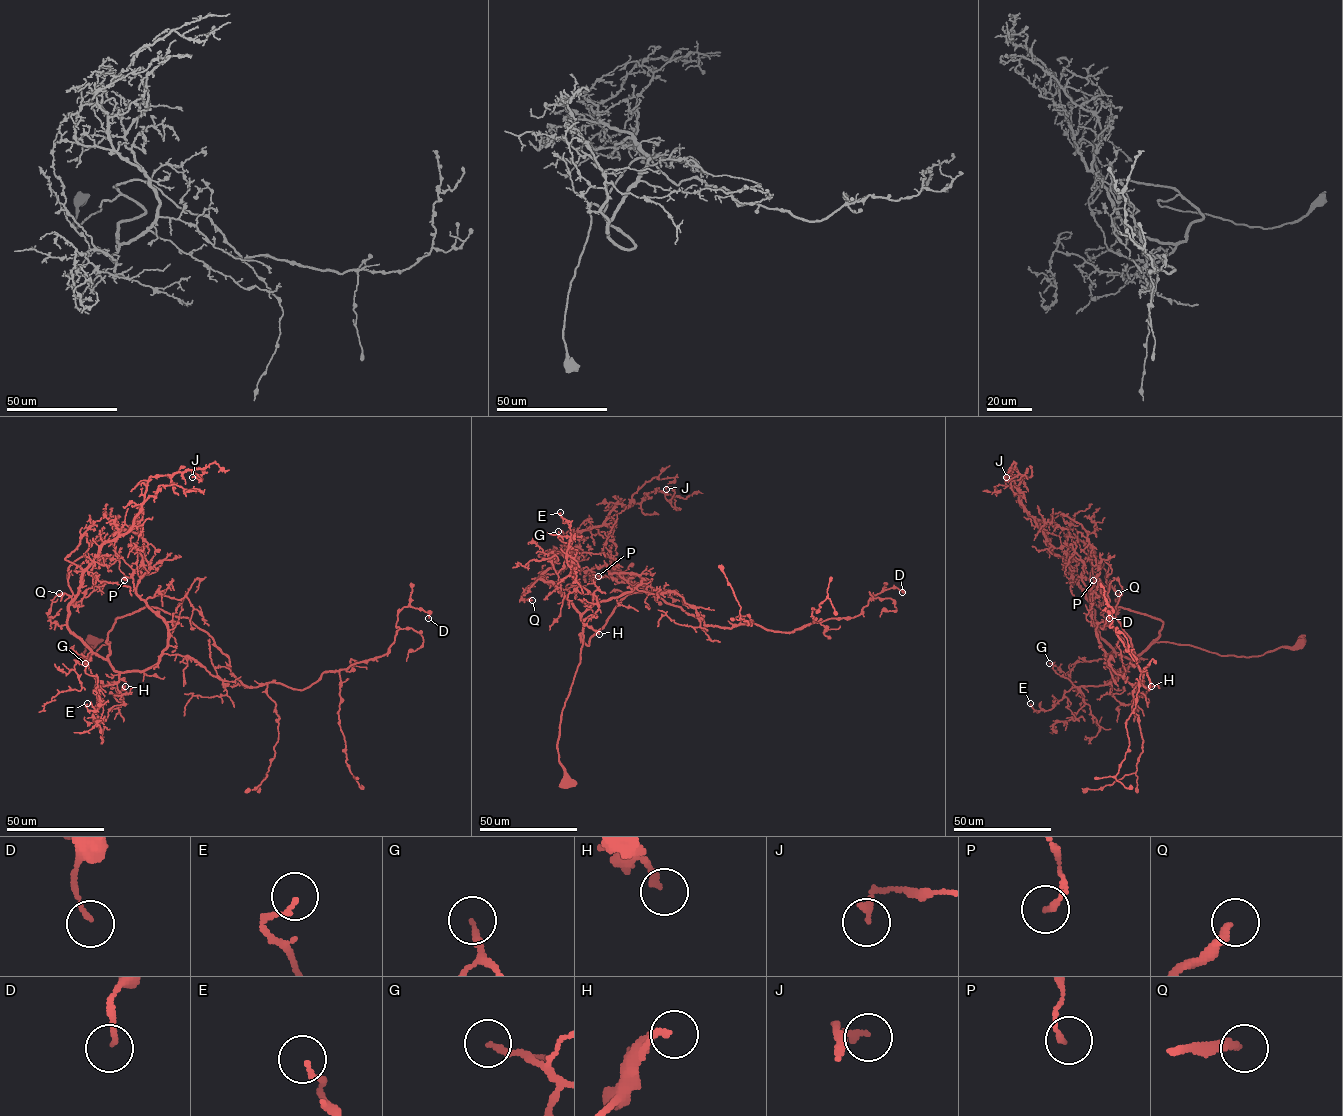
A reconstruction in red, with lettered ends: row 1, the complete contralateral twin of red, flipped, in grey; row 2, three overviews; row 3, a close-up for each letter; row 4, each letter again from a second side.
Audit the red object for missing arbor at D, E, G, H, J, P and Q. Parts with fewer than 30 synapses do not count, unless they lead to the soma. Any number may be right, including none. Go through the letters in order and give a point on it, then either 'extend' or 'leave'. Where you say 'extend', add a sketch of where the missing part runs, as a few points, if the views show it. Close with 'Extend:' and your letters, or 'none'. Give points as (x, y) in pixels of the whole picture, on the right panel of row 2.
D: place (1109, 618); leave
E: place (1030, 703); leave
G: place (1049, 663); leave
H: place (1151, 686); leave
J: place (1006, 477); leave
P: place (1093, 580); leave
Q: place (1118, 593); extend; course (1118, 593), (1119, 588), (1129, 605), (1121, 623)
Extend: Q

